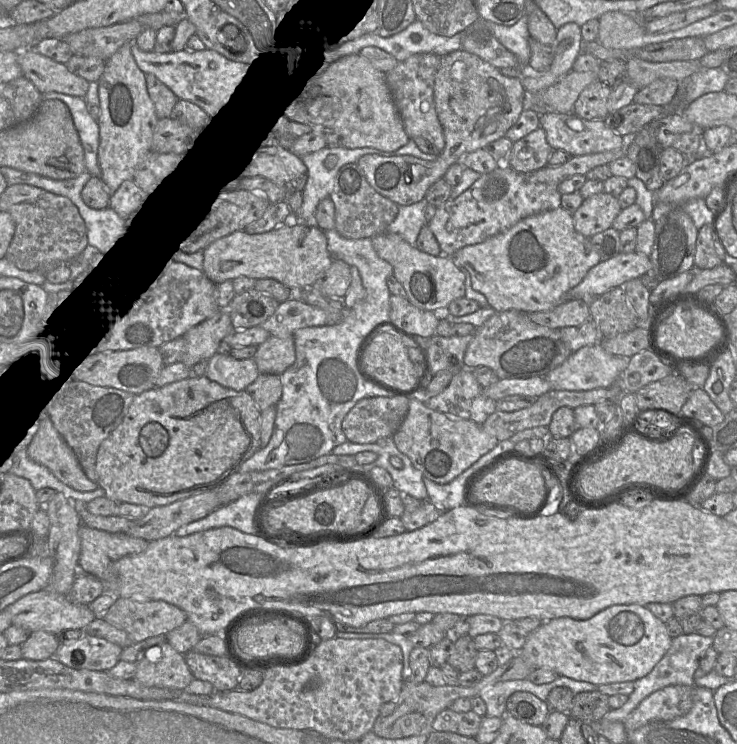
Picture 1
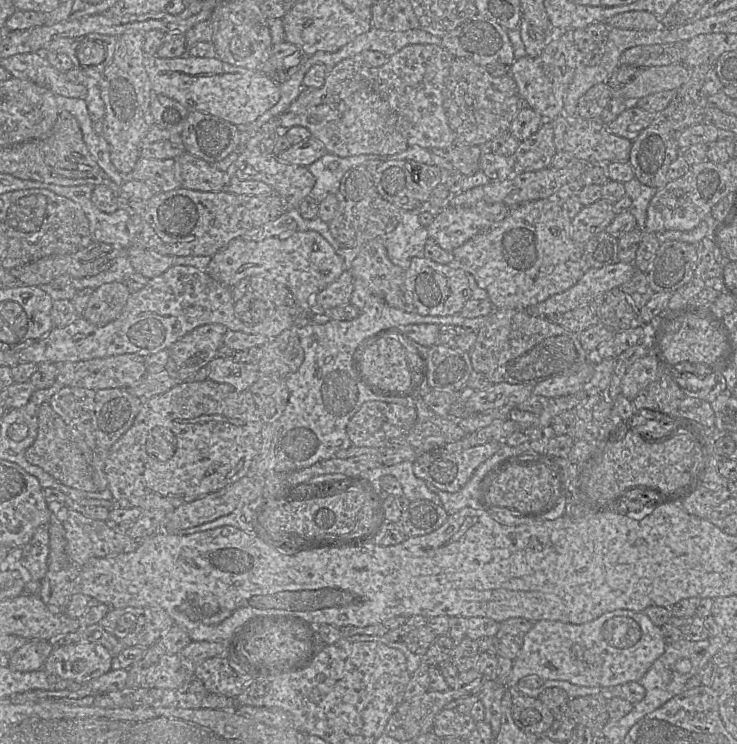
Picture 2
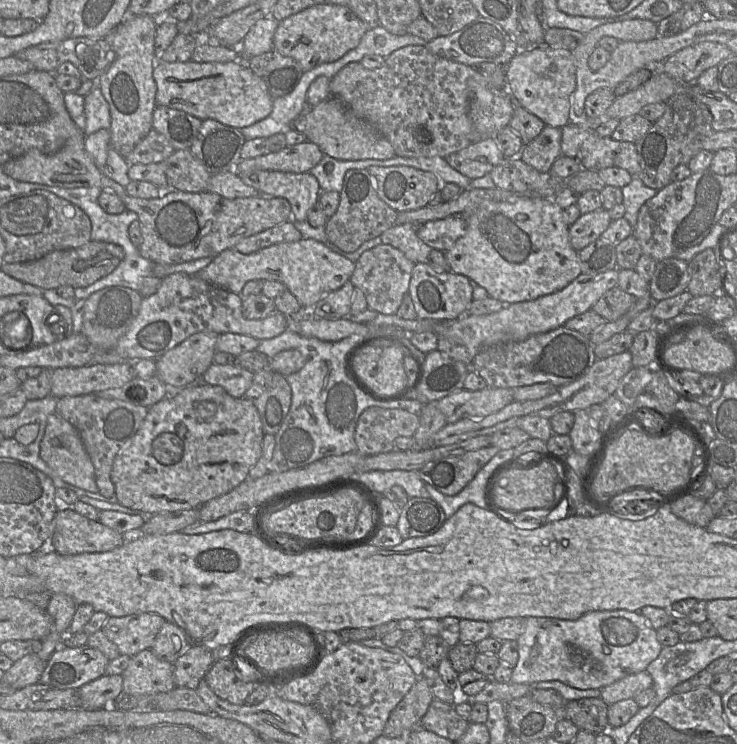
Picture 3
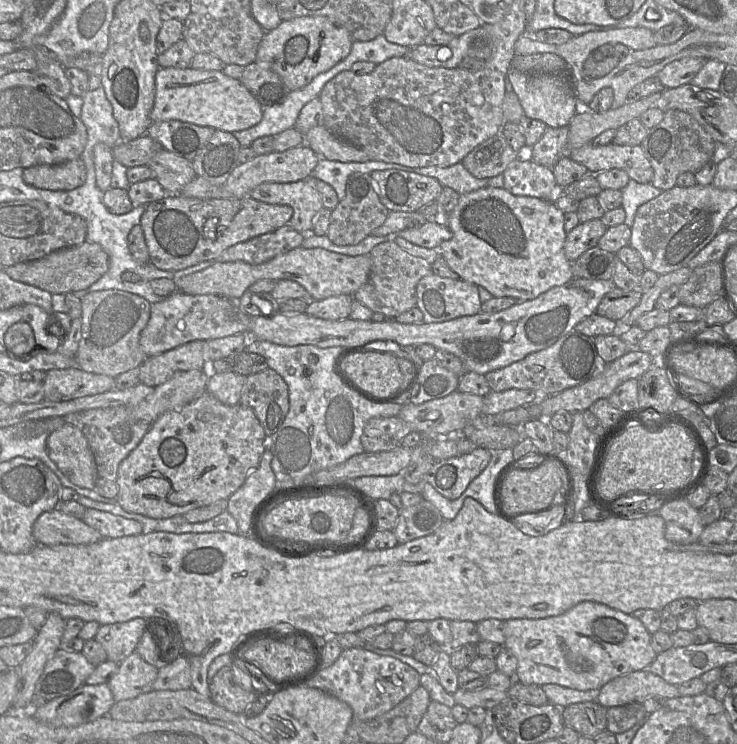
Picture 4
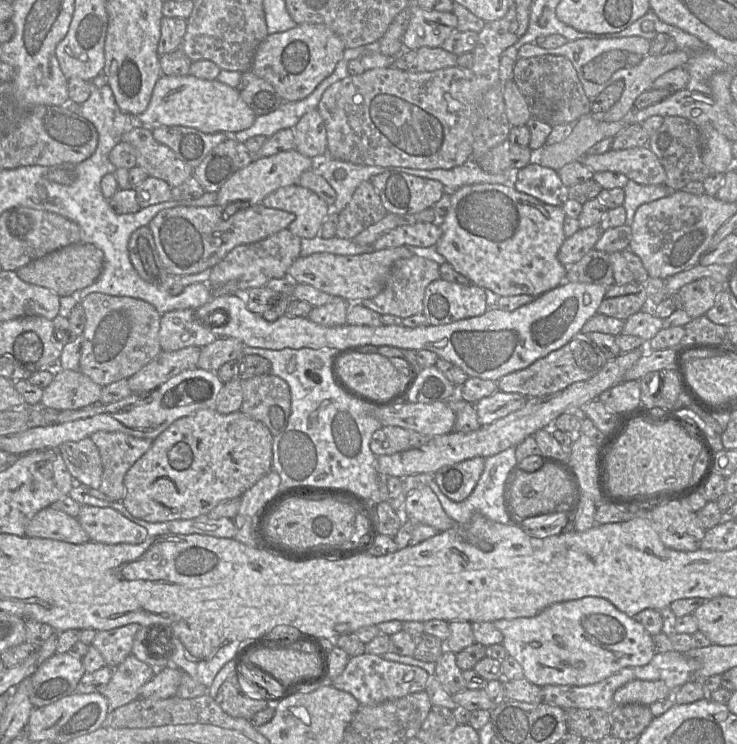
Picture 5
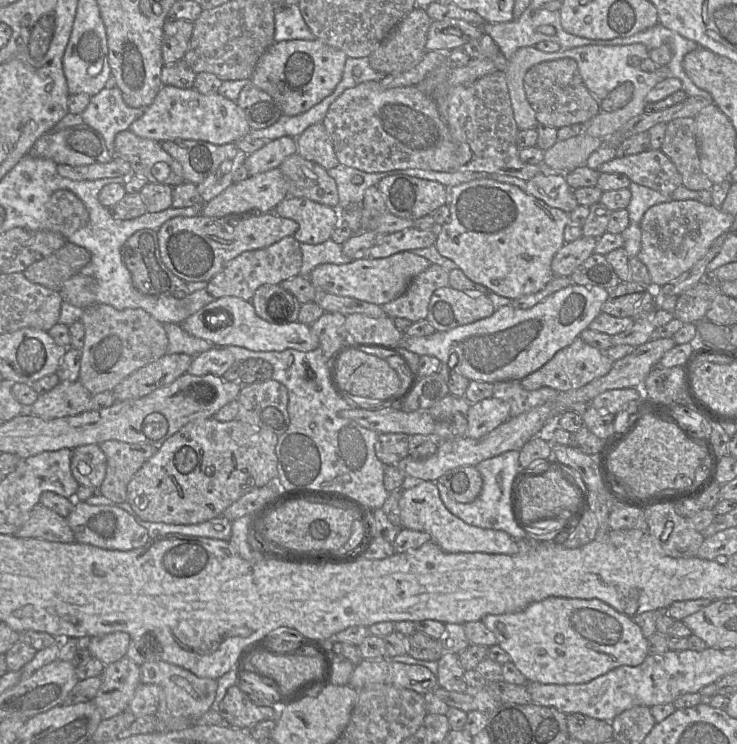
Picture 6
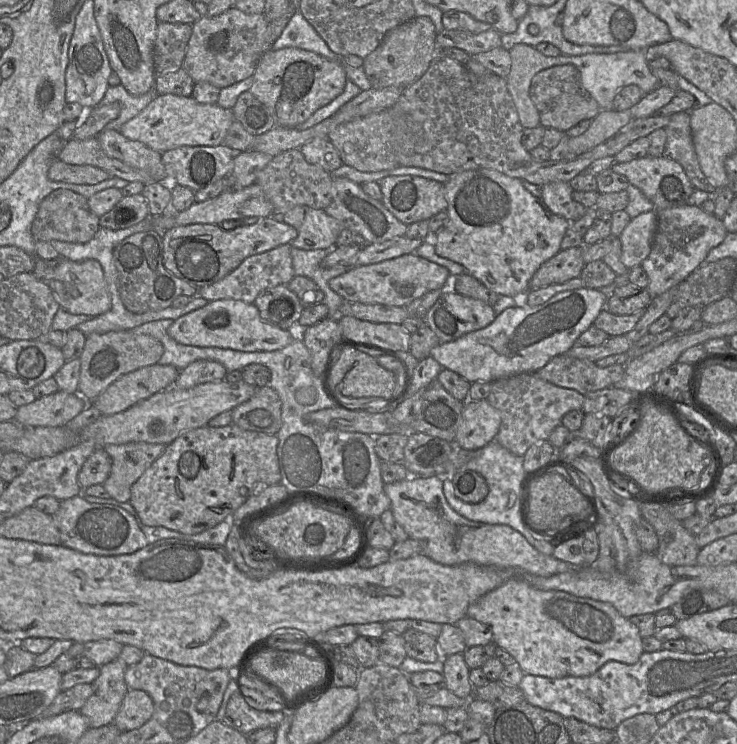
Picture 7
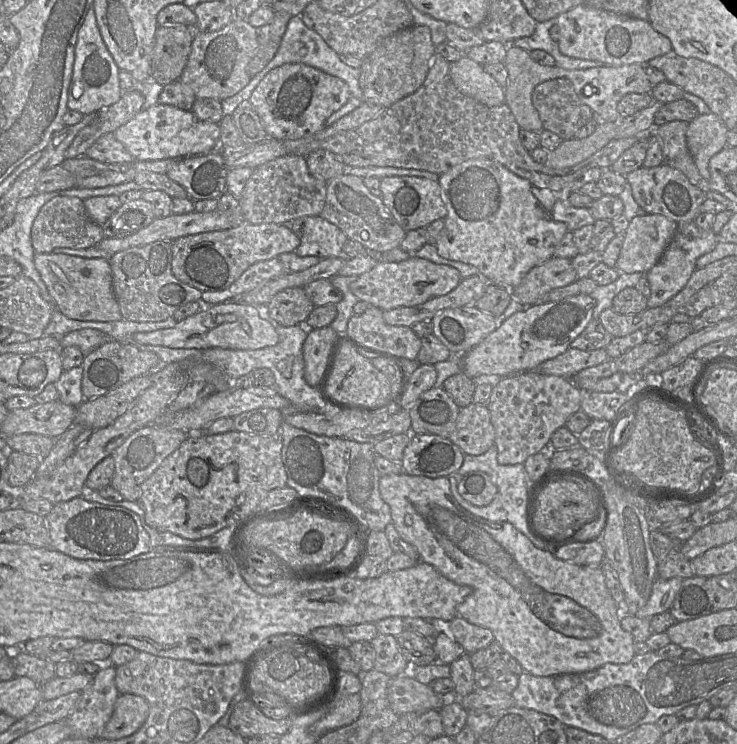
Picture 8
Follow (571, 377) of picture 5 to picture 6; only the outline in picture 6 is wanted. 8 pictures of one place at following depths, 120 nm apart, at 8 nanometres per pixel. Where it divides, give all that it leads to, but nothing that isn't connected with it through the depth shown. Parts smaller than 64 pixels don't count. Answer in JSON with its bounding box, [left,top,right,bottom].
[520,337,614,392]

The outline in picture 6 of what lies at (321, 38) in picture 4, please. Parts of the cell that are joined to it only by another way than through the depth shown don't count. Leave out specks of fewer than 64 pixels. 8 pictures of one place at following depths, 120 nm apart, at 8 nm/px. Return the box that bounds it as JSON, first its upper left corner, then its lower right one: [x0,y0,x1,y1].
[251,38,347,116]

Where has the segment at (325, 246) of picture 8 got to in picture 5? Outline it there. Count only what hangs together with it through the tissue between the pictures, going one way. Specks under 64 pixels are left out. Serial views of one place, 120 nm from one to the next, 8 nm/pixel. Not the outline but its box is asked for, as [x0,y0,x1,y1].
[261,184,329,239]

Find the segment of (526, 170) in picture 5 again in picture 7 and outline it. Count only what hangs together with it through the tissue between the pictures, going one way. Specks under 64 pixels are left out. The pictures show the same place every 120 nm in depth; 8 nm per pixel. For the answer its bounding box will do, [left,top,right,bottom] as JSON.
[541,182,588,222]

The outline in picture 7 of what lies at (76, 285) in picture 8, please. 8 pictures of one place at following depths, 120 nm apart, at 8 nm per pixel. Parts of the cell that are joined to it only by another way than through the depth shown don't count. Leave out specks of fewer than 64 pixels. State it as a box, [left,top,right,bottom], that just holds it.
[44,257,111,316]

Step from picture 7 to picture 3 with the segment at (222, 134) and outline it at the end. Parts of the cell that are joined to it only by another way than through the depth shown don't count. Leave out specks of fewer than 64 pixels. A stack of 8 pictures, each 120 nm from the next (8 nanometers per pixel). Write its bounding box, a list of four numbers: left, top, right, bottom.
[153,59,273,129]

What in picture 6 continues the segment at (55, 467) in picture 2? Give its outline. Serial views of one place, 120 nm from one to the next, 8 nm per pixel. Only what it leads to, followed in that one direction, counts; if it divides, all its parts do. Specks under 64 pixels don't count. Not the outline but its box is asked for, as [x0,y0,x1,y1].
[70,444,106,488]

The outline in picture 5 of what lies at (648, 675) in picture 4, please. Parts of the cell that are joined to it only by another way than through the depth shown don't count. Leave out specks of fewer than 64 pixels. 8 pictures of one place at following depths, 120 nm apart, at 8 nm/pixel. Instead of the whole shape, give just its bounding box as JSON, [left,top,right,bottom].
[613,680,672,705]

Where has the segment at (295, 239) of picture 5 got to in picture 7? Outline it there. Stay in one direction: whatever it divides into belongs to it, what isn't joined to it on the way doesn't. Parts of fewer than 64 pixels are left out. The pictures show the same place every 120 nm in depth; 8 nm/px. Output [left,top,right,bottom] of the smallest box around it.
[197,244,295,304]

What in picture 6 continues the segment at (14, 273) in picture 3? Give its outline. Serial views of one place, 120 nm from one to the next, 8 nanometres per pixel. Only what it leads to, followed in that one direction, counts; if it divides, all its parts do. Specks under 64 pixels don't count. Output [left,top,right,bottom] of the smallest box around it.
[23,243,91,291]

